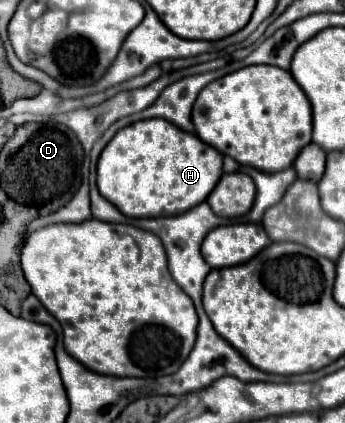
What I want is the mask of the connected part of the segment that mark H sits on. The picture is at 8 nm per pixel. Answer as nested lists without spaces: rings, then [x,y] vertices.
[[[164,118],[140,120],[122,128],[102,150],[98,160],[98,190],[100,194],[112,202],[124,216],[134,218],[152,218],[152,216],[174,216],[180,212],[188,212],[196,204],[204,202],[208,194],[214,190],[222,176],[222,154],[204,144],[196,134],[184,132],[170,124]]]

